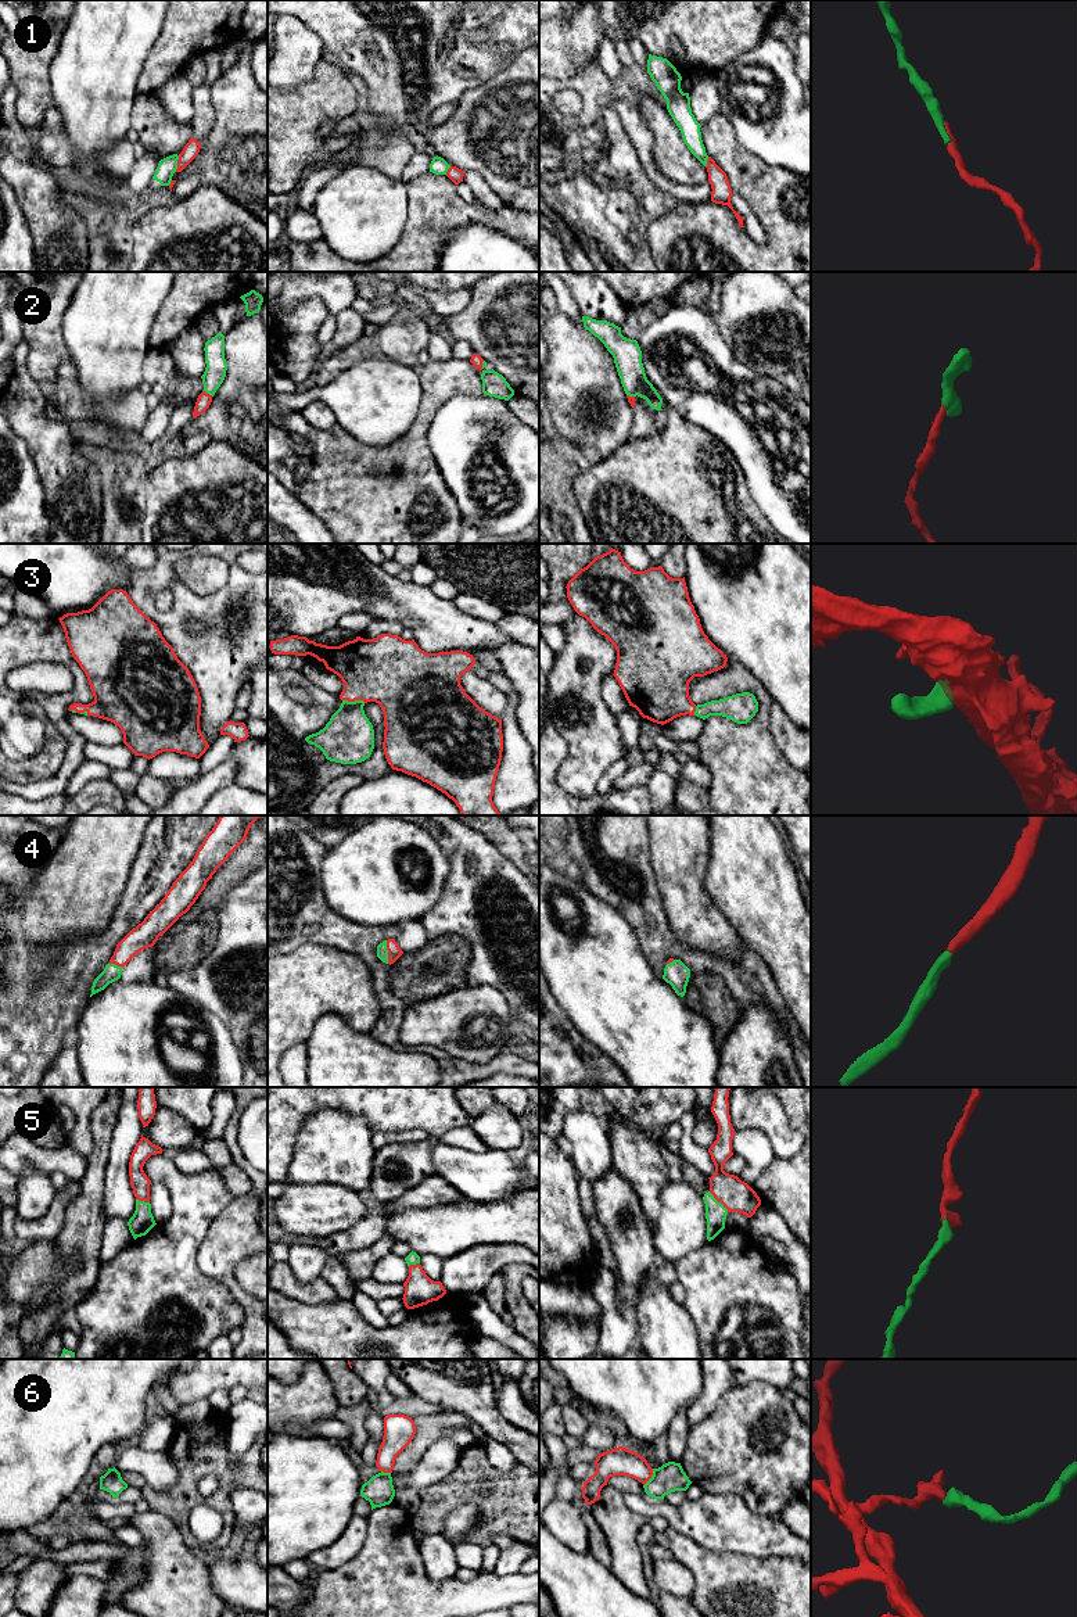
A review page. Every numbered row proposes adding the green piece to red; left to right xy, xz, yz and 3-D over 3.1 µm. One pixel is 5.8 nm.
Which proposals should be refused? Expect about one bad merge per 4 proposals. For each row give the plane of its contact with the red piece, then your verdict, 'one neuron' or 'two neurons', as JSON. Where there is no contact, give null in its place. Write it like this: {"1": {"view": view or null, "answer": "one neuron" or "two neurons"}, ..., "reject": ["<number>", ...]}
{"1": {"view": "xy", "answer": "two neurons"}, "2": {"view": "xy", "answer": "one neuron"}, "3": {"view": "xz", "answer": "one neuron"}, "4": {"view": "xz", "answer": "one neuron"}, "5": {"view": "yz", "answer": "one neuron"}, "6": {"view": "yz", "answer": "two neurons"}, "reject": ["1", "6"]}

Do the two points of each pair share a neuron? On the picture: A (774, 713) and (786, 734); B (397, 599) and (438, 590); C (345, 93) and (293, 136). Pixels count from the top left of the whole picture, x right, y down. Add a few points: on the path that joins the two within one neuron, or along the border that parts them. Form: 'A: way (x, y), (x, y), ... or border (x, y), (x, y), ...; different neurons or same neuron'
A: way (776, 719), (782, 728); same neuron
B: border (428, 587), (440, 598), (451, 602); different neurons
C: way (333, 96), (305, 124); same neuron

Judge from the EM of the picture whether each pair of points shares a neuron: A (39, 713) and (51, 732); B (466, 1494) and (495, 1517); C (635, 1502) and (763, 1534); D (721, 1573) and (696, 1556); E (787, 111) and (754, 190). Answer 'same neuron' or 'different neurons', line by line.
A: same neuron
B: same neuron
C: same neuron
D: same neuron
E: different neurons

